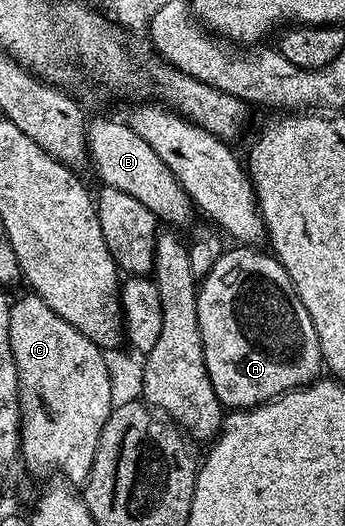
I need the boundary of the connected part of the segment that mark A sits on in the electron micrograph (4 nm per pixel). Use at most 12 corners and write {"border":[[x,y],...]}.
{"border":[[259,247],[222,252],[197,323],[220,405],[324,368],[313,319]]}

